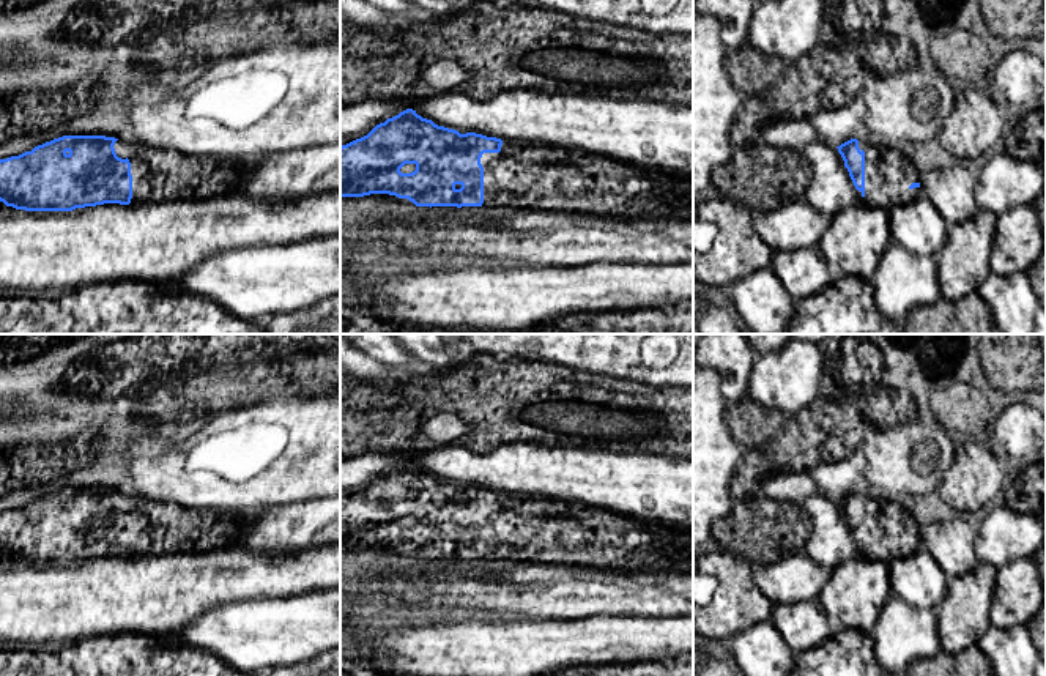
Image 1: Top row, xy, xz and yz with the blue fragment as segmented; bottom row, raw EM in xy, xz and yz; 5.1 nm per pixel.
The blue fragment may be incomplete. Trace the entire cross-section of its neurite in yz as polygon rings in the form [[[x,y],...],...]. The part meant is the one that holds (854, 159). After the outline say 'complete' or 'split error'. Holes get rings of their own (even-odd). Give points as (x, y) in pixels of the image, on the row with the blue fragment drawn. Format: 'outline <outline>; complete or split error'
outline [[[851,139],[836,148],[857,189],[859,202],[890,210],[918,195],[920,172],[898,147],[881,143],[871,156],[866,143]]]; split error

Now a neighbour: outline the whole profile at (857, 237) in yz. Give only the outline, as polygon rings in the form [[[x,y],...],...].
[[[857,200],[830,217],[818,249],[832,273],[871,280],[888,244],[888,210]]]

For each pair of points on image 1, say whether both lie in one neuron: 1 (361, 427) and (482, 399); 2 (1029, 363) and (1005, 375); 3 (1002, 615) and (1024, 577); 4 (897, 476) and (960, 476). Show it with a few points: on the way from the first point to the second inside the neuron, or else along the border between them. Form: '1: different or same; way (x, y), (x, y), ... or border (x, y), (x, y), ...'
1: same; way (391, 426), (418, 399), (452, 399)
2: same; way (1023, 363), (1012, 369)
3: same; way (1008, 605), (1018, 596), (1018, 586)
4: different; border (952, 460), (941, 478)

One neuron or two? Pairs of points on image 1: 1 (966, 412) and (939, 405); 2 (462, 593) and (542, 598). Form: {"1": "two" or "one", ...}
{"1": "one", "2": "one"}

